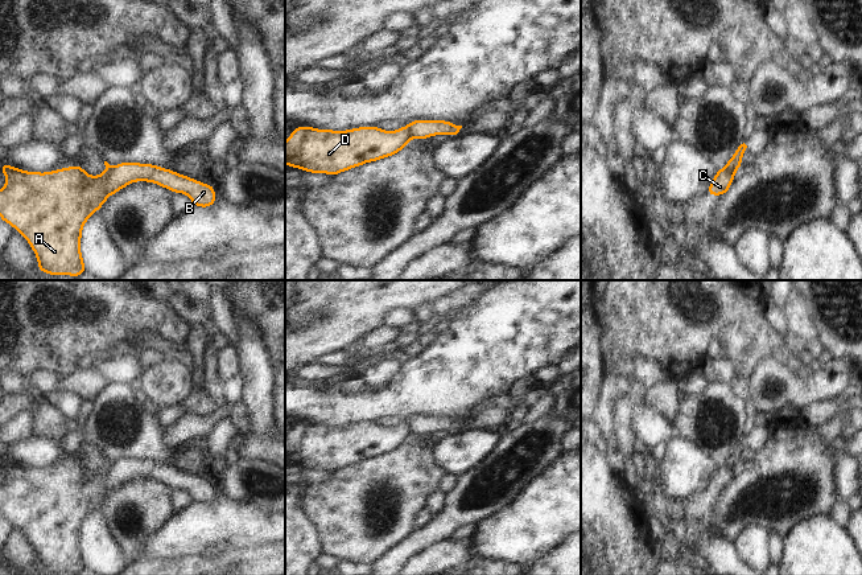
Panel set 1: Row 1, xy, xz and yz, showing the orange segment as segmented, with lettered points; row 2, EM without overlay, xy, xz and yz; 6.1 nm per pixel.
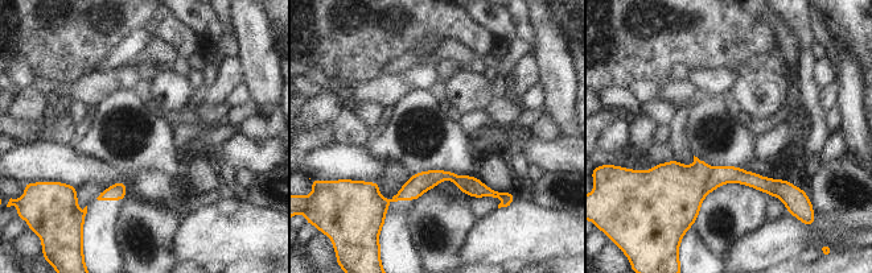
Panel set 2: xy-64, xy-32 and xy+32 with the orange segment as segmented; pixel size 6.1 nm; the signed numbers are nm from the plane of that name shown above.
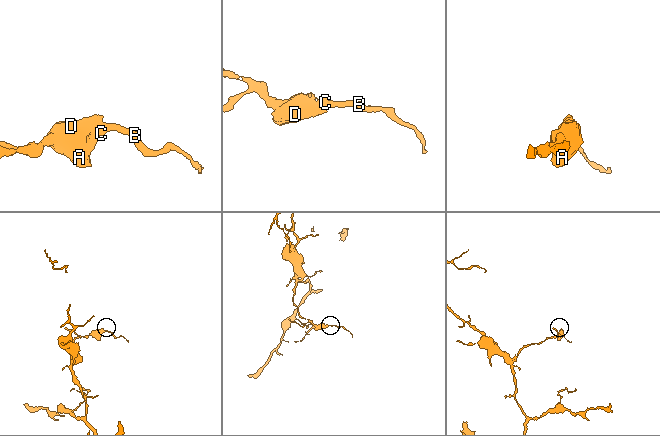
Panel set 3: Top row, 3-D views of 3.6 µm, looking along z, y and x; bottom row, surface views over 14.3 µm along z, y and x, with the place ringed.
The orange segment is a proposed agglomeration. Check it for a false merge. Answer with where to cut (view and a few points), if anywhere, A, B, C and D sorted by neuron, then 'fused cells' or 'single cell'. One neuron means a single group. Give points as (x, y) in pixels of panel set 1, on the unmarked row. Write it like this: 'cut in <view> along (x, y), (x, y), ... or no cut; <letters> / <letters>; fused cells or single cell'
cut in xy along (114, 463), (104, 480), (106, 492); A D / B C; fused cells

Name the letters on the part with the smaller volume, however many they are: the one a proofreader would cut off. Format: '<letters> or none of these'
B, C.

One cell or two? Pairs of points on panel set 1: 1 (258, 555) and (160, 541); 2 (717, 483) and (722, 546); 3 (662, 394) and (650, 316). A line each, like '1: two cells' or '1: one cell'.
1: two cells
2: one cell
3: two cells

